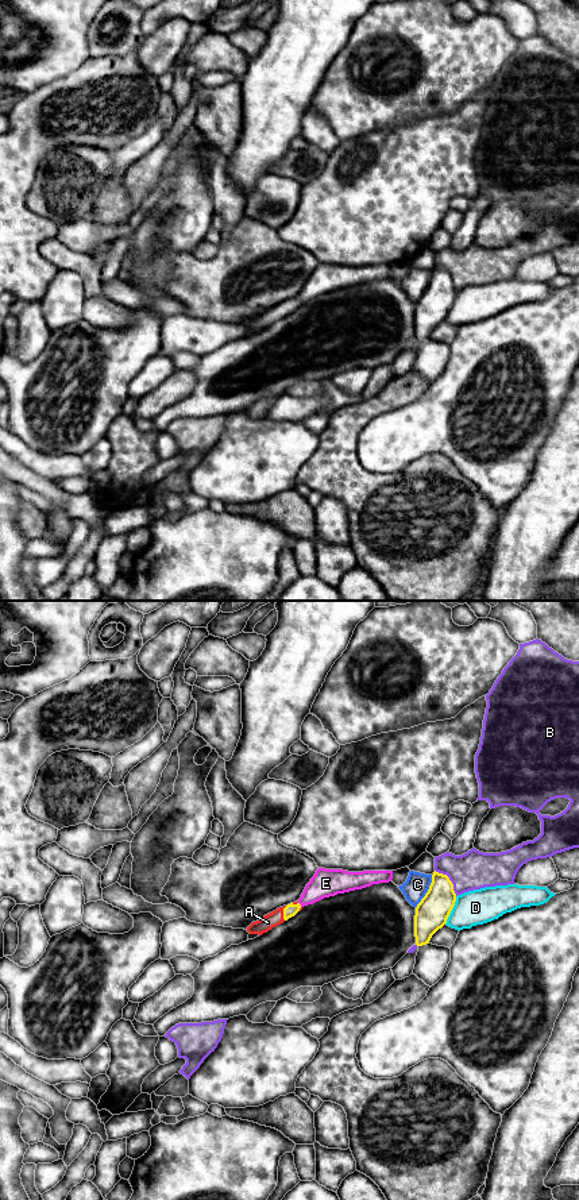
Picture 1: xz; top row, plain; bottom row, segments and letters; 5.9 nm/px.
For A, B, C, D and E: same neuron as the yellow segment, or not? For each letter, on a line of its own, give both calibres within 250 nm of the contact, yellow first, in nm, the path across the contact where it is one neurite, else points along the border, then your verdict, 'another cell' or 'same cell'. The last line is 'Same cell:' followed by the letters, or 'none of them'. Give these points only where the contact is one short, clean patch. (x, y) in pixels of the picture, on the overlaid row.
A: 80 nm thick on the yellow side, 90 nm on the other; runs through xz (290, 910), (284, 913), (267, 922); same cell
B: 190 nm thick on the yellow side, 220 nm on the other; another cell
C: 190 nm thick on the yellow side, 140 nm on the other; another cell
D: 190 nm thick on the yellow side, 200 nm on the other; another cell
E: 80 nm thick on the yellow side, 170 nm on the other; another cell
Same cell: A

